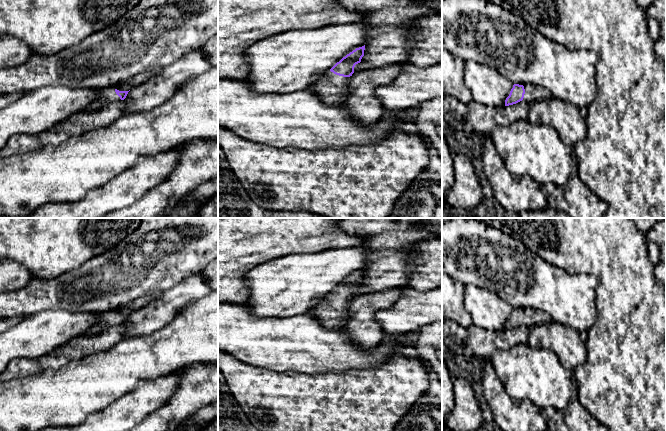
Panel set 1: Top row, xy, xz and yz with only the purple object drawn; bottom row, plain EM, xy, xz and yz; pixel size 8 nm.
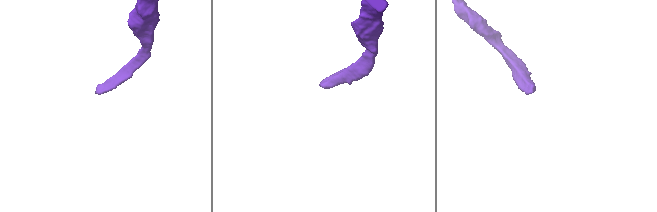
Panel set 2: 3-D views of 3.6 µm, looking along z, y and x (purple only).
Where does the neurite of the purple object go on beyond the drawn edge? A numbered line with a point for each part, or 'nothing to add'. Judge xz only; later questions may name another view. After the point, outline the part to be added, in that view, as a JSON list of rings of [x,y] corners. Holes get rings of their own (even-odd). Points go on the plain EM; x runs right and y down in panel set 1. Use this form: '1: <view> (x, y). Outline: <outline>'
1: xz (332, 313). Outline: [[[329,295],[318,302],[309,312],[327,329],[341,329],[348,320],[349,301]]]

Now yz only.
1: yz (533, 317). Outline: [[[526,308],[524,309],[524,313],[525,318],[523,324],[528,328],[539,324],[549,324],[553,321],[551,316],[542,310]]]

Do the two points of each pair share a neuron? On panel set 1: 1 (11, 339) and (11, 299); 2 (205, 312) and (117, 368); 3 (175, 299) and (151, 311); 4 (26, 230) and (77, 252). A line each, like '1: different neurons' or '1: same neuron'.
1: different neurons
2: same neuron
3: same neuron
4: same neuron

